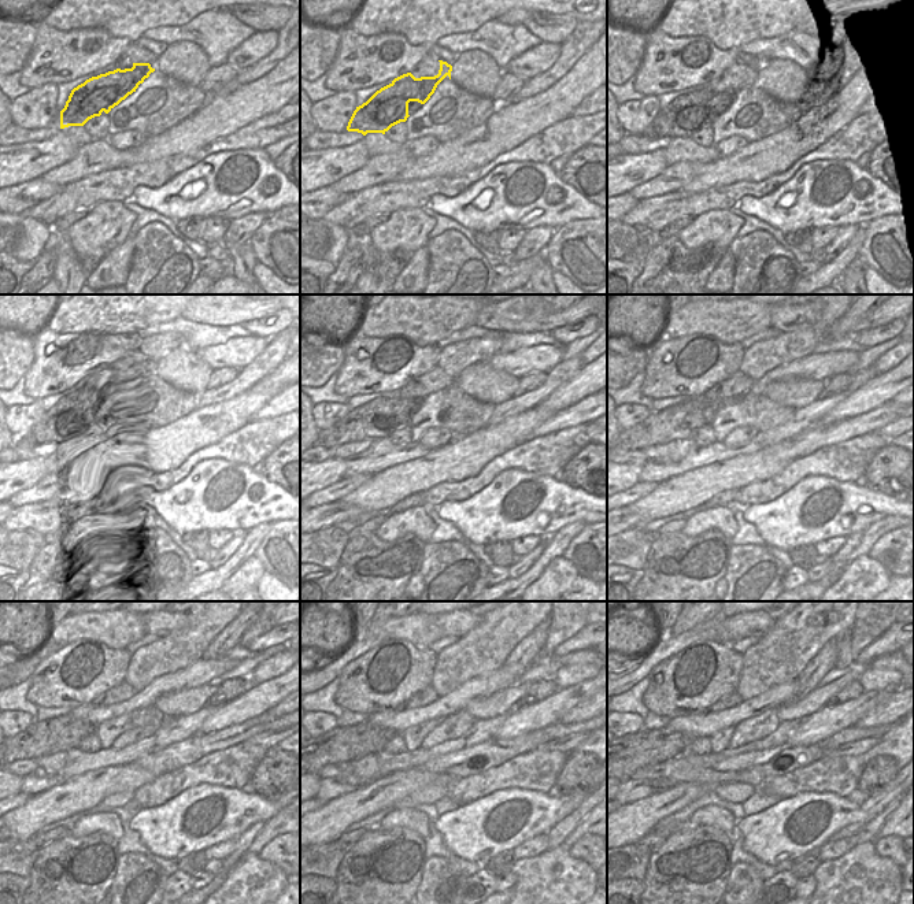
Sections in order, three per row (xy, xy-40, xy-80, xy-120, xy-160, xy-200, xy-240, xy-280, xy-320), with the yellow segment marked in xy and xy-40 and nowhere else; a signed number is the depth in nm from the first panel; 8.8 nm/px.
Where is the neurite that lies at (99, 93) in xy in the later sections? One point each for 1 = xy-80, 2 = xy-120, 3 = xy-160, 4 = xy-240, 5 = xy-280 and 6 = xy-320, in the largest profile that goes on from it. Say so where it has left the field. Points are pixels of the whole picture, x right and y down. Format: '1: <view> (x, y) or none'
1: xy-80 (695, 107)
2: xy-120 (70, 421)
3: xy-160 (378, 418)
4: xy-240 (41, 738)
5: xy-280 (343, 744)
6: xy-320 (646, 747)

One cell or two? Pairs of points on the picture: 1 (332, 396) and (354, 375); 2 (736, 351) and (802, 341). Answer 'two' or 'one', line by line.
1: two
2: two

